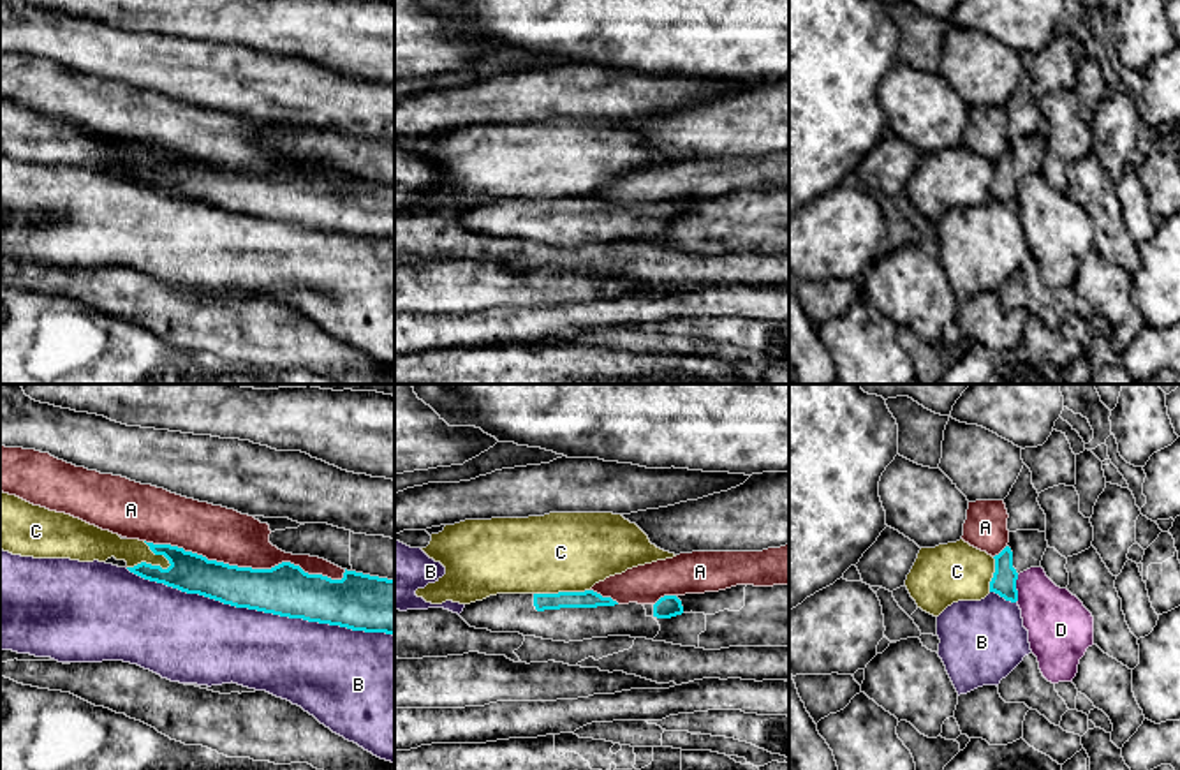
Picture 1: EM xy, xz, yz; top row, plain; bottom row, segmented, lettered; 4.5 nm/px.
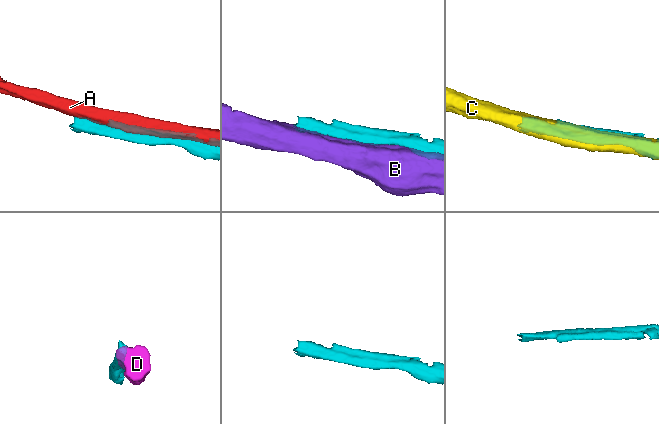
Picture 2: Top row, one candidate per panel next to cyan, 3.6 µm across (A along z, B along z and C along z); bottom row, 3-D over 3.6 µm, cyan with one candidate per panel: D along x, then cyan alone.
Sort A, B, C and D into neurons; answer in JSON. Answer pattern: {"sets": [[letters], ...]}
{"sets": [["A"], ["B"], ["C"], ["D"]]}

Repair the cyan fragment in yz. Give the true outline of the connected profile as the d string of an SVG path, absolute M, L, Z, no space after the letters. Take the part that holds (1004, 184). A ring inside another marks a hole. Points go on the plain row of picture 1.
M1016 136L1009 137L1007 152L995 160L995 178L990 187L990 197L999 199L1006 206L1016 208L1018 180L1041 173L1043 160L1048 153L1046 137L1039 136Z

